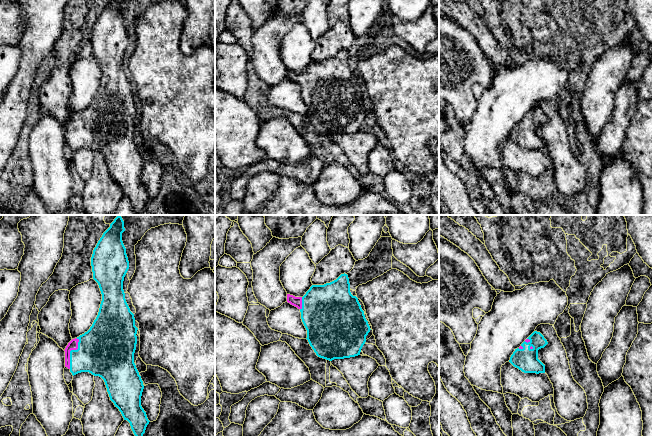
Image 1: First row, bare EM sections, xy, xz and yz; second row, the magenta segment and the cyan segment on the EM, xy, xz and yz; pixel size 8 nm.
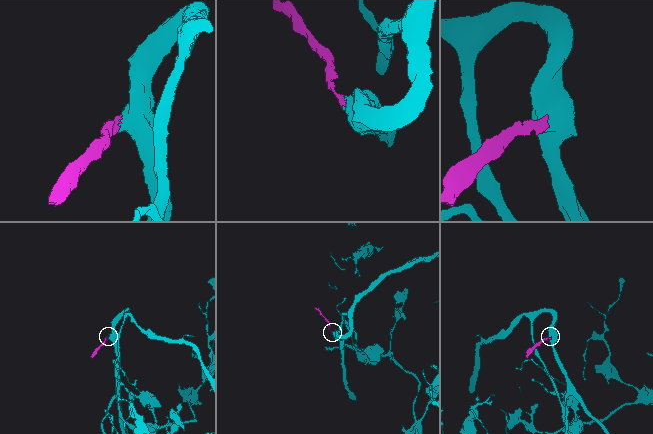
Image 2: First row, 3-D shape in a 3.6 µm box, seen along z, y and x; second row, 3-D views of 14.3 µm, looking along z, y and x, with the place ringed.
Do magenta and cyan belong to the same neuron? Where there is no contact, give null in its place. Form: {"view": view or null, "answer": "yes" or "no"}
{"view": "xy", "answer": "yes"}

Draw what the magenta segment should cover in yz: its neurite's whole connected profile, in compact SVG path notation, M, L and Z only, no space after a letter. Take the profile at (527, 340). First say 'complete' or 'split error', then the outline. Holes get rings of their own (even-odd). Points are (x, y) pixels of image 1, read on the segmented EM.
split error; M534 331L519 348L515 349L509 362L524 373L545 373L545 365L538 359L538 350L547 344L544 336Z

